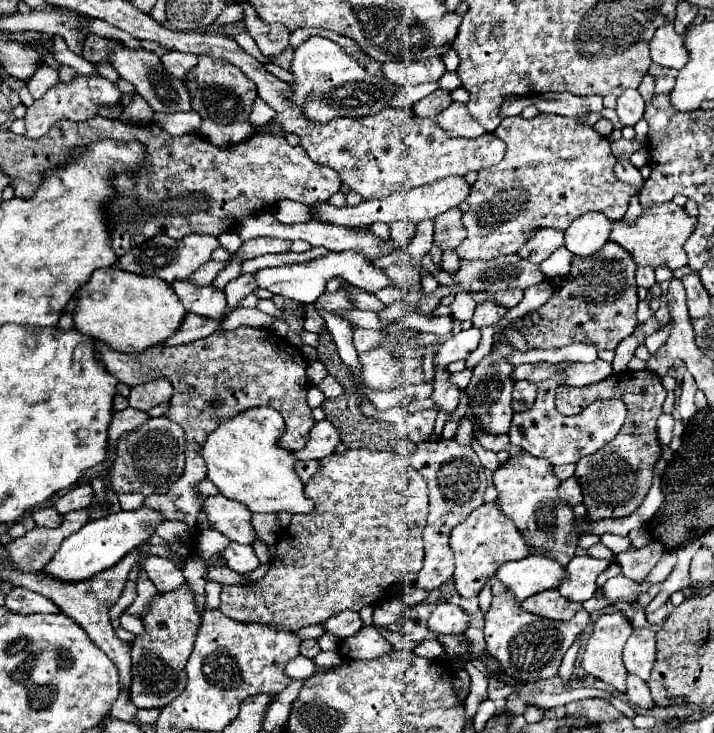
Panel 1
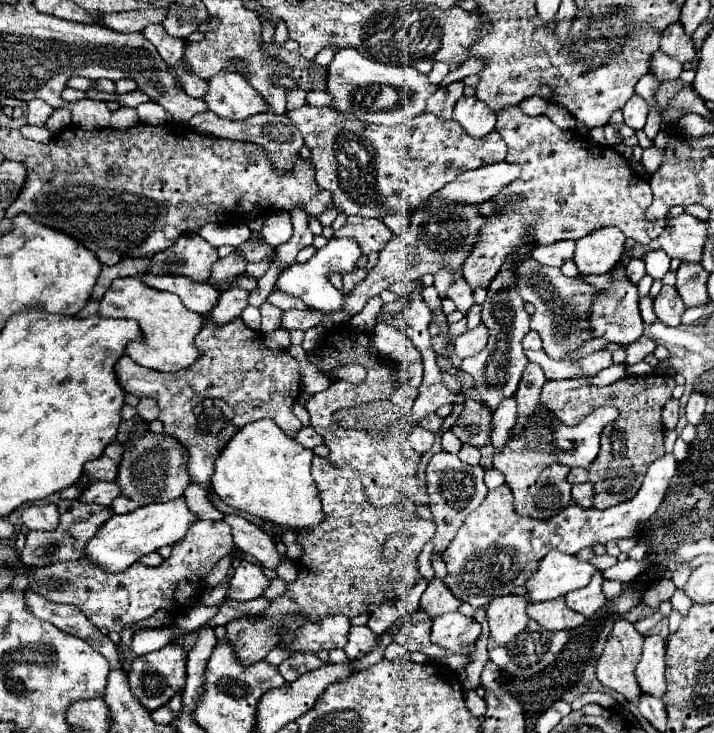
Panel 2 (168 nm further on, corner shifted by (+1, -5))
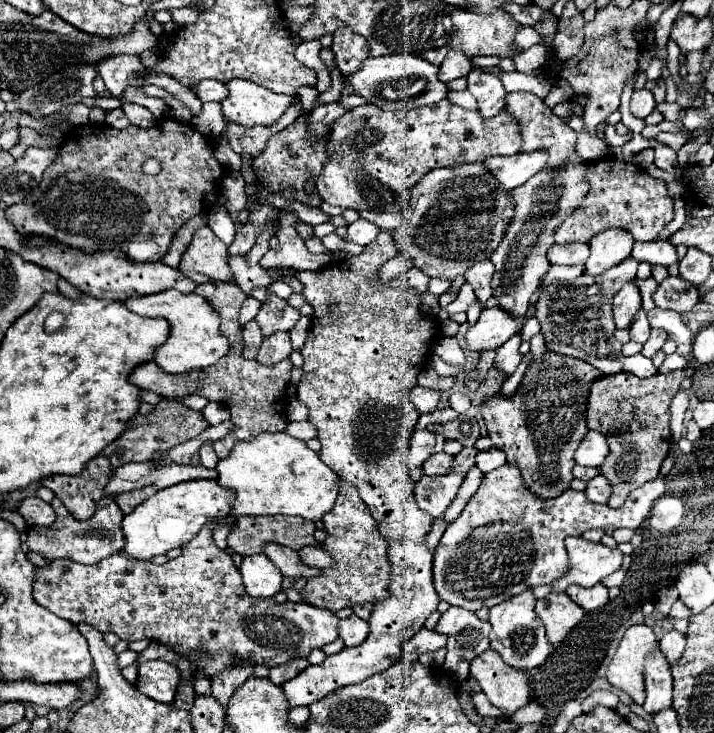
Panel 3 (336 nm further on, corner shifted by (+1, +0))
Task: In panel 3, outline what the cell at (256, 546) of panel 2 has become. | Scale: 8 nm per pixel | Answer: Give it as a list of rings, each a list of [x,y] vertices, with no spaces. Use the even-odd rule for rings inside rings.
[[[268,547],[268,551],[264,551],[266,557],[280,569],[280,573],[288,579],[298,579],[298,577],[304,577],[304,579],[310,579],[310,577],[316,577],[320,575],[320,569],[318,567],[308,567],[300,555],[288,547]]]

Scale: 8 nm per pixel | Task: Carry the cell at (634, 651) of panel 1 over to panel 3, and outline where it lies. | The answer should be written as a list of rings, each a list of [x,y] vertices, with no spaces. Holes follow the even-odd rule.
[[[662,651],[648,657],[646,663],[646,703],[642,705],[646,713],[658,713],[672,707],[672,675]]]

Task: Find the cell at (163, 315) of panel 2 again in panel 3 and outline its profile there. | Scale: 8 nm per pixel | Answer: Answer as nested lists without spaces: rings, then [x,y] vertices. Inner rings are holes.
[[[168,289],[154,295],[144,297],[132,297],[126,299],[124,305],[140,313],[144,317],[164,317],[170,323],[170,337],[168,341],[156,351],[154,361],[166,371],[166,373],[186,373],[192,369],[204,369],[220,361],[228,353],[228,339],[220,333],[220,315],[212,309],[212,305],[196,295],[196,293],[180,293],[176,289]]]

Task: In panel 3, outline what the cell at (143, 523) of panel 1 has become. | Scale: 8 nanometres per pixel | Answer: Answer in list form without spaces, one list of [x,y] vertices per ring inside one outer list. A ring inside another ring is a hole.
[[[216,479],[186,481],[162,489],[124,517],[122,523],[126,539],[124,551],[136,559],[152,559],[156,555],[168,553],[174,547],[182,547],[188,541],[192,541],[206,523],[230,515],[234,503],[232,499],[234,491],[222,487]]]

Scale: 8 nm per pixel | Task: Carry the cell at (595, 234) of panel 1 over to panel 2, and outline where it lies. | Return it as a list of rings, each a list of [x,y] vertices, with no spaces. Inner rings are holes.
[[[616,226],[598,228],[576,240],[574,262],[580,274],[606,274],[614,268],[624,252],[626,236]]]

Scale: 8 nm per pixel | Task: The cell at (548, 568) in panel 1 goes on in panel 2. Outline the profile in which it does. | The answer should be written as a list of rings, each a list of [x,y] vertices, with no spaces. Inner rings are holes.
[[[550,552],[538,562],[538,570],[526,580],[526,600],[544,602],[566,596],[572,590],[584,588],[596,568],[576,556]]]

